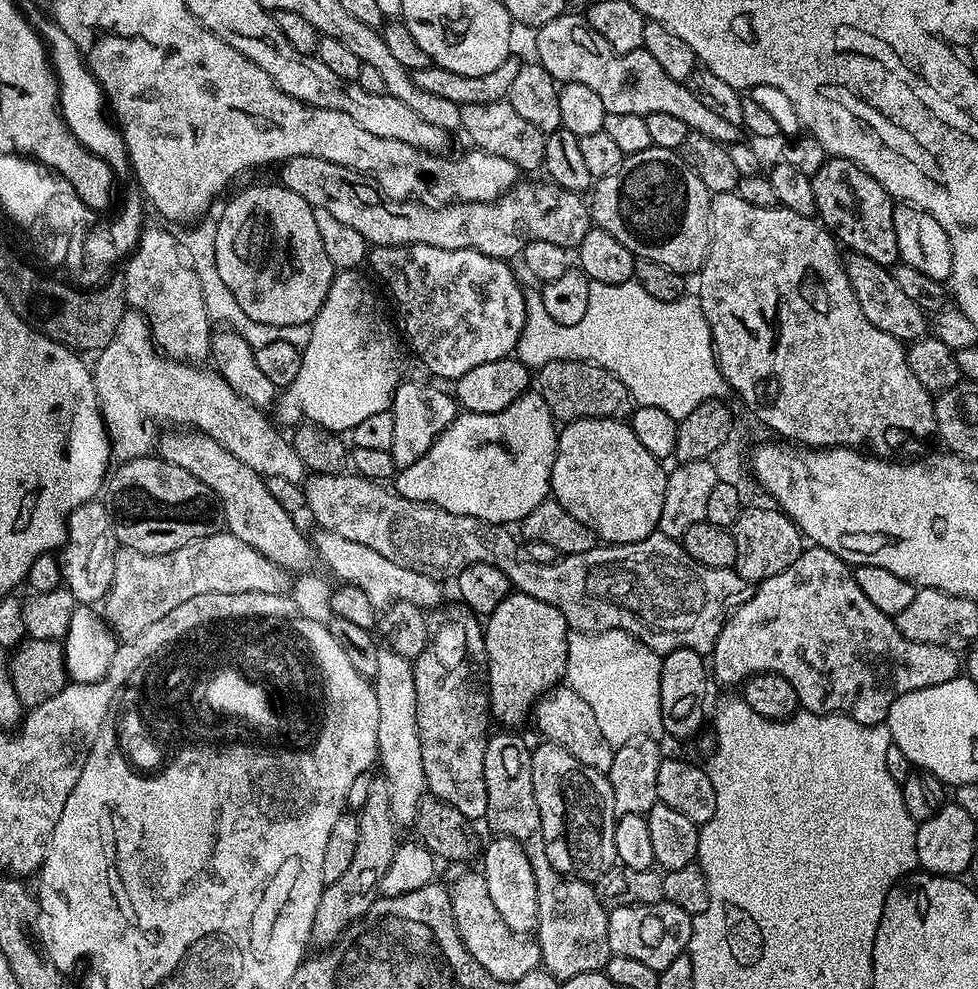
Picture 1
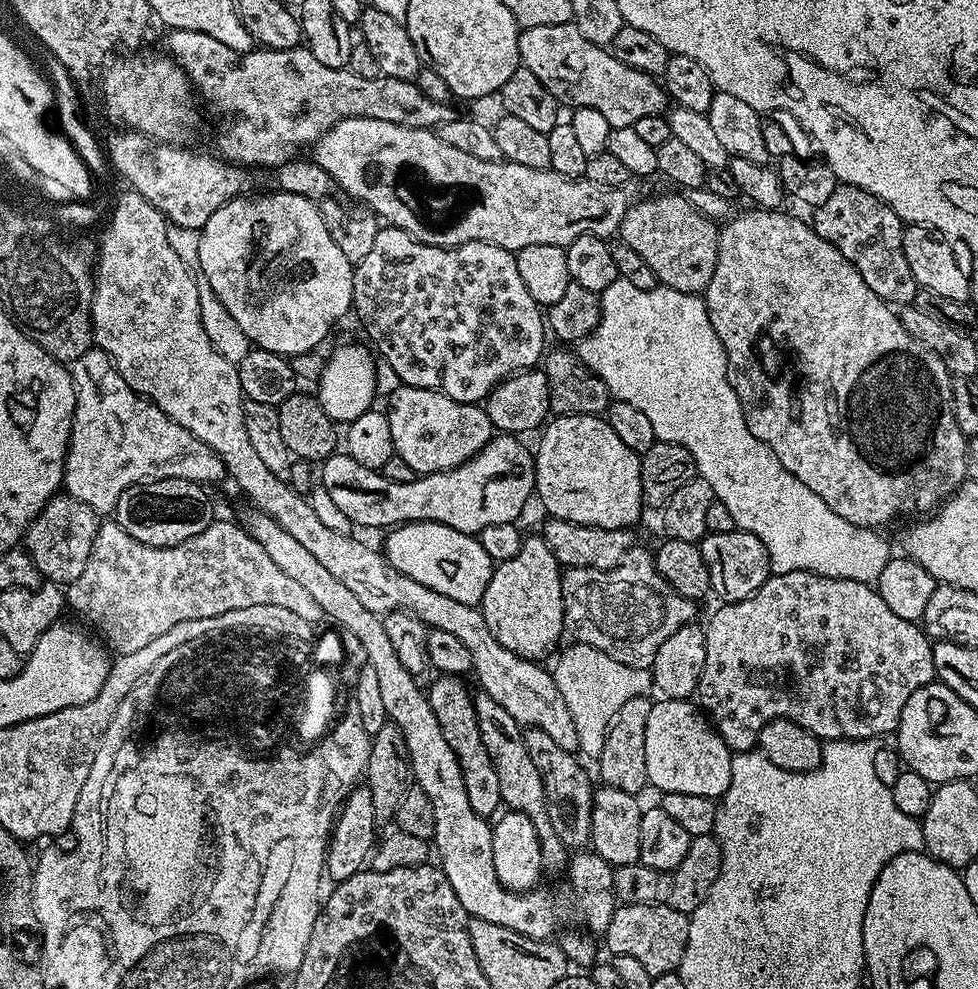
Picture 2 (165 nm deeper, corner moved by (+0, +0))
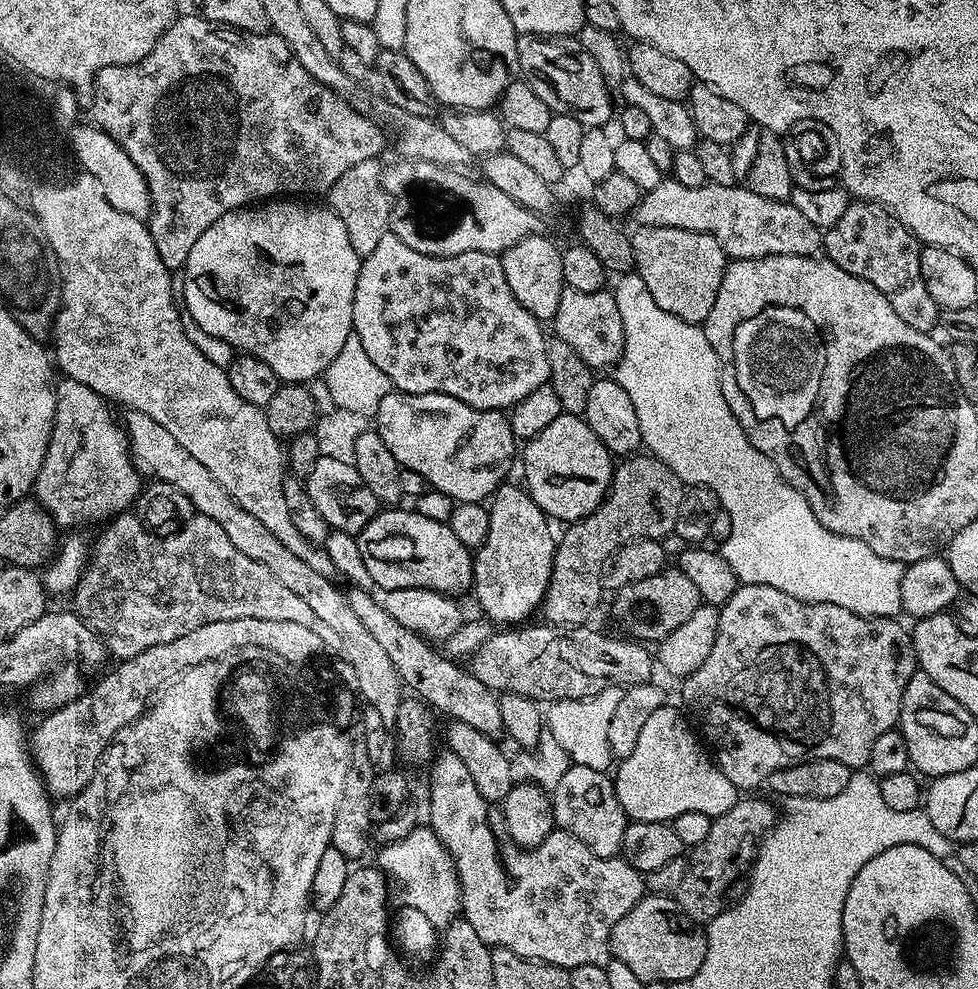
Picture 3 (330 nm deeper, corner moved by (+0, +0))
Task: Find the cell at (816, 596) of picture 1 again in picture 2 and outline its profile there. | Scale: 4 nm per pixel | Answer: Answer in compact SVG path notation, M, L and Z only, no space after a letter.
M802 570L777 572L769 575L767 582L754 594L750 594L750 598L733 604L721 603L719 607L720 609L709 618L708 624L706 623L704 628L706 666L702 666L702 678L698 682L695 695L700 696L699 707L733 753L753 751L760 739L762 726L766 726L771 720L794 722L798 726L810 730L810 734L814 734L822 742L884 738L887 732L888 735L895 733L896 728L900 725L900 715L906 702L910 702L910 694L914 694L914 690L924 688L936 680L934 654L932 653L933 641L928 633L919 623L906 618L898 618L898 614L894 614L894 610L890 610L890 606L886 606L886 602L882 602L880 593L872 584L830 578Z

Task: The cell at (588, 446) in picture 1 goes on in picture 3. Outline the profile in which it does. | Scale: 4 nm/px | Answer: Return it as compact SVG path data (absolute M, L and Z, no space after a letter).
M562 414L542 430L533 440L527 441L522 448L522 460L524 456L524 480L532 500L544 511L544 515L553 521L575 522L590 513L608 495L608 487L612 485L612 473L614 471L614 457L612 453L598 442L598 434L590 430L590 426L584 421L583 415L570 416Z

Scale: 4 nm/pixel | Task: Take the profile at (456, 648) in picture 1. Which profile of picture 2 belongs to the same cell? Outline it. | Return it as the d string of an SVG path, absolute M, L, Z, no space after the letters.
M440 674L435 678L437 680L426 688L430 710L434 710L434 718L438 718L438 726L442 726L442 734L446 734L446 742L450 742L450 750L454 750L458 758L462 782L466 786L466 798L470 798L474 814L485 818L495 817L502 808L498 774L494 774L494 762L490 762L490 754L486 754L486 746L482 746L482 730L478 730L473 693L468 692L467 686L463 684L465 681L459 676Z

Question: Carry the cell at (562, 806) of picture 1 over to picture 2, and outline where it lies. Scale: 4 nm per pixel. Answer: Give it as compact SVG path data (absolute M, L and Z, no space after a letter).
M525 727L523 729L526 751L534 761L538 774L542 774L542 786L546 794L546 806L550 822L554 825L554 834L562 838L569 850L584 850L592 839L592 798L594 783L588 772L575 759L573 753L562 750L542 730Z

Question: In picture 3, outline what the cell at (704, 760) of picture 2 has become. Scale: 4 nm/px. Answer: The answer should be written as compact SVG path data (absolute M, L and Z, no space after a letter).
M665 706L654 710L646 726L642 726L642 734L638 734L638 746L634 746L634 750L615 765L618 802L622 802L622 810L629 821L671 822L675 816L687 814L689 810L715 818L726 814L726 810L736 804L738 789L734 782L722 774L715 759L690 727L685 713L677 708Z

